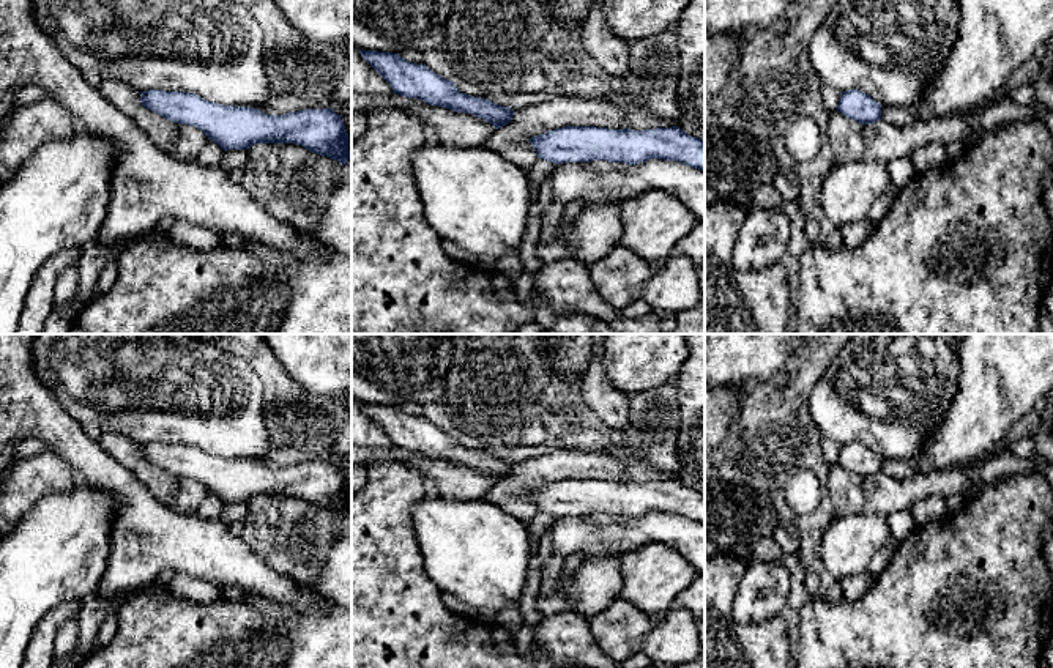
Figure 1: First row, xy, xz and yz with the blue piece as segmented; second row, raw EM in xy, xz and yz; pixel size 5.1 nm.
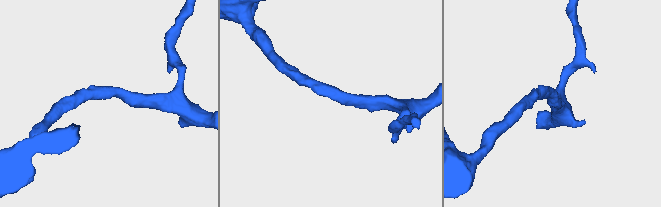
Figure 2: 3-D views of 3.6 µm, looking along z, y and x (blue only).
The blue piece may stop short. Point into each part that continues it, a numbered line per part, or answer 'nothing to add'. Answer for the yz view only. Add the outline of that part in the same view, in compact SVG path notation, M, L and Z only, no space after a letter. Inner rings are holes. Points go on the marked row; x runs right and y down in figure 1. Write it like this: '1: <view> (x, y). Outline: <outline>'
nothing to add

